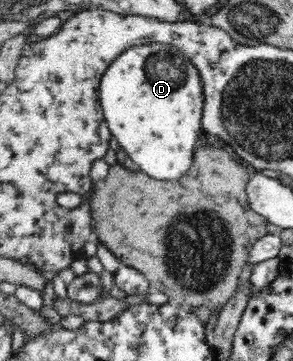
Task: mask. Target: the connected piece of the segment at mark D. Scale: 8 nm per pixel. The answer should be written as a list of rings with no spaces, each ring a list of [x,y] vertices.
[[[161,43],[128,48],[103,73],[98,95],[112,136],[145,174],[177,180],[191,168],[201,134],[204,92],[199,71],[182,50]]]

